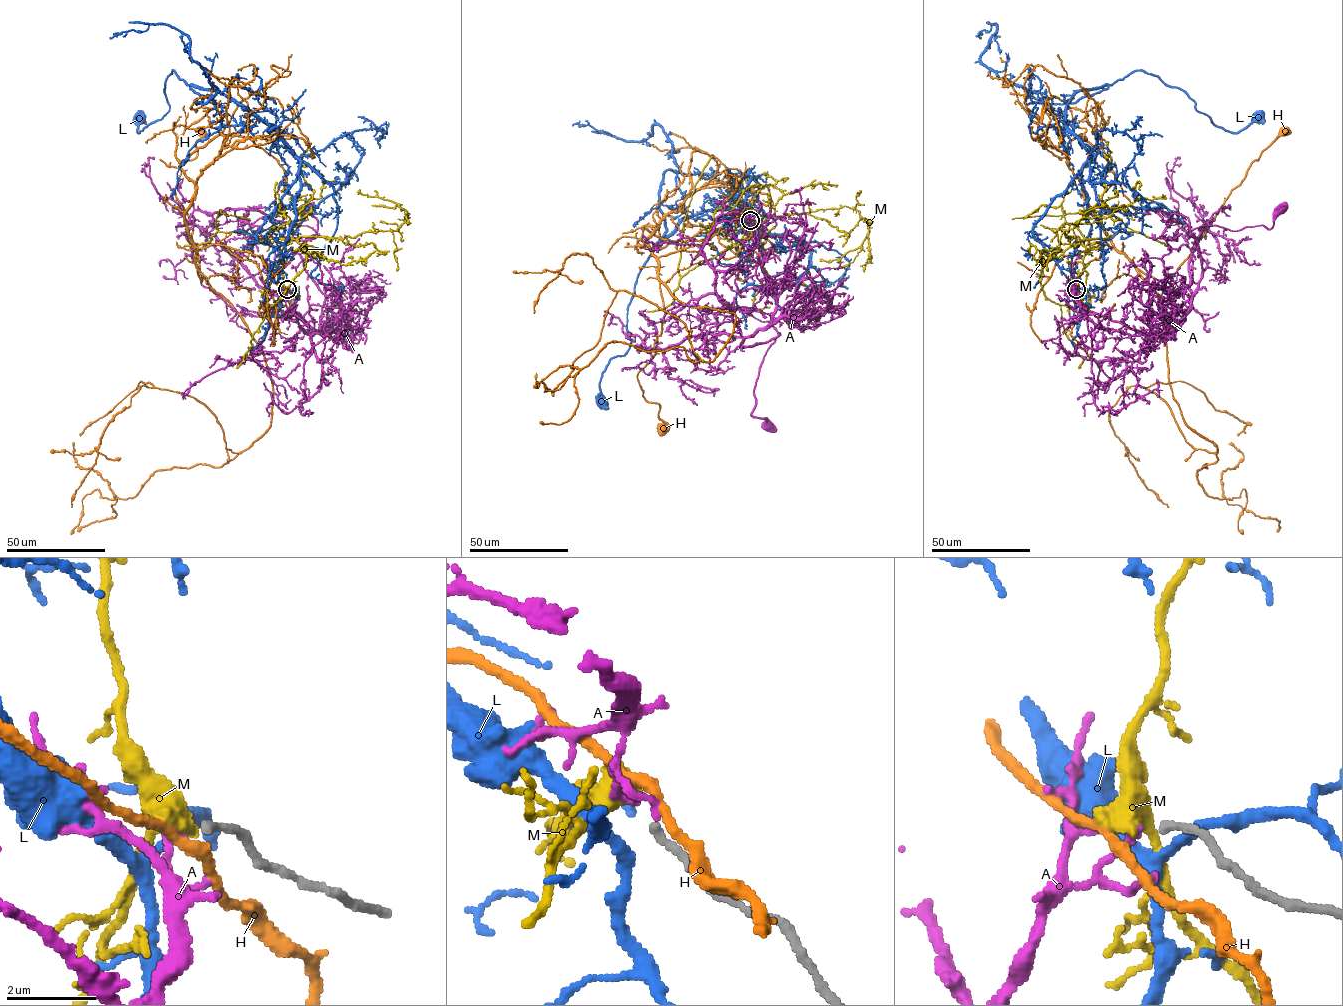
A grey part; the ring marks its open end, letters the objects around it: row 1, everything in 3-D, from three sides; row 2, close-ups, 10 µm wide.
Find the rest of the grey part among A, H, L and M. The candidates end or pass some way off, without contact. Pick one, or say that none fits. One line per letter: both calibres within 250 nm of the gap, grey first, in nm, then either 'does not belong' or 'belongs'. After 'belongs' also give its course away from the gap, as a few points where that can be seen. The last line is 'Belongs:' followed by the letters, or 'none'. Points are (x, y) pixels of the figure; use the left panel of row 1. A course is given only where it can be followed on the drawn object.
A: 190 nm thick on the grey side, 170 nm on the other; does not belong
H: 190 nm thick on the grey side, 240 nm on the other; does not belong
L: 190 nm thick on the grey side, 240 nm on the other; does not belong
M: 190 nm thick on the grey side, 360 nm on the other; belongs; it runs (287, 289), (279, 268), (287, 240), (354, 237), (395, 230), (408, 221), (398, 205), (360, 189)
Belongs: M

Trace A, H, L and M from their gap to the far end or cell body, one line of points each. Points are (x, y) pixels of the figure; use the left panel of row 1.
A: (287, 289), (287, 314), (312, 334), (279, 281), (279, 271), (316, 234), (307, 225), (289, 228), (305, 209)
H: (287, 290), (258, 256), (218, 244), (195, 248), (201, 281), (192, 224), (175, 191), (201, 132)
L: (286, 289), (278, 277), (300, 160), (281, 135), (174, 70), (164, 90), (169, 111), (137, 132), (140, 117)
M: (287, 289), (279, 268), (287, 240), (354, 237), (395, 230), (408, 221), (398, 205), (360, 189)

